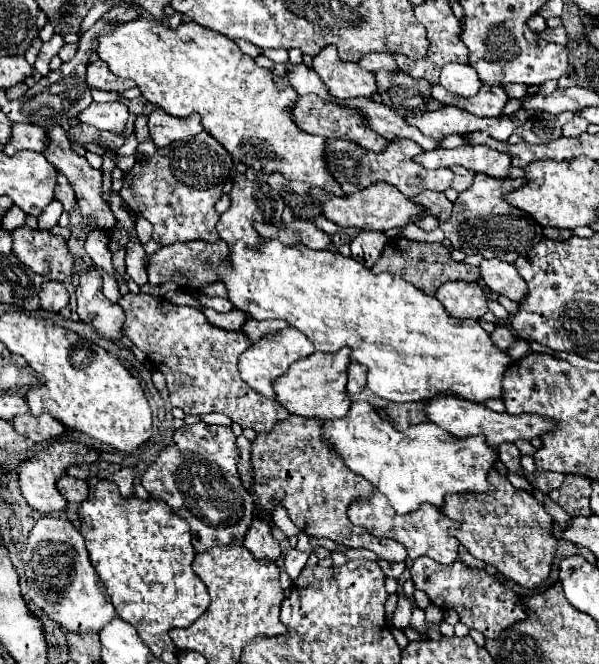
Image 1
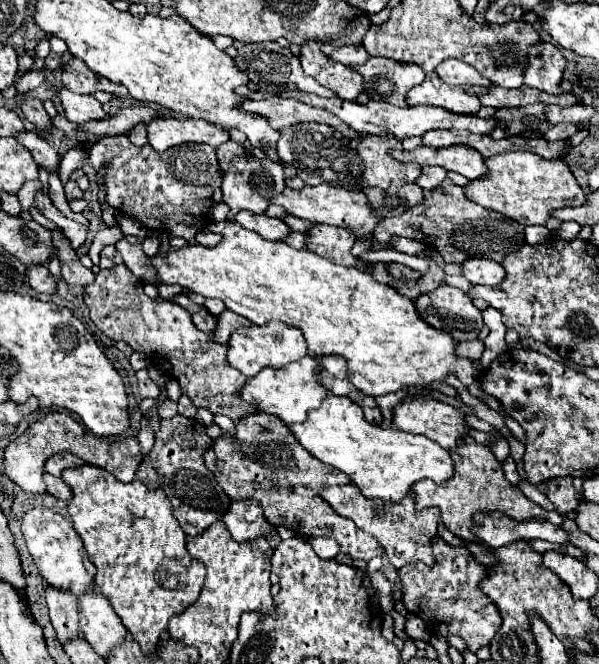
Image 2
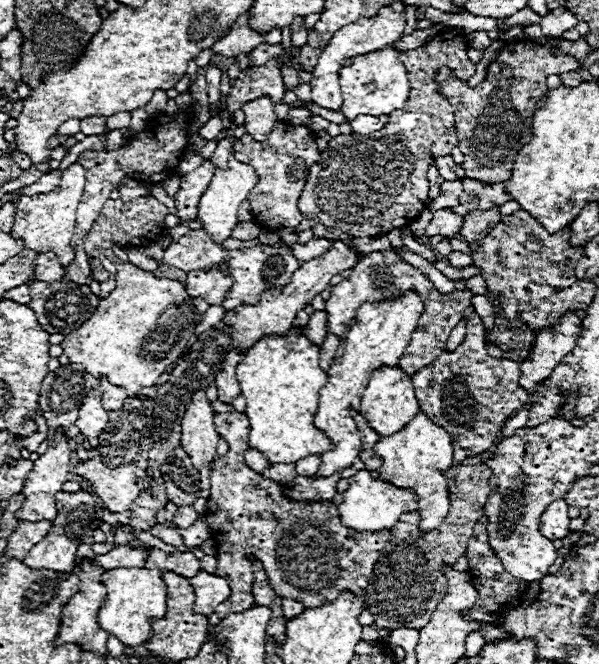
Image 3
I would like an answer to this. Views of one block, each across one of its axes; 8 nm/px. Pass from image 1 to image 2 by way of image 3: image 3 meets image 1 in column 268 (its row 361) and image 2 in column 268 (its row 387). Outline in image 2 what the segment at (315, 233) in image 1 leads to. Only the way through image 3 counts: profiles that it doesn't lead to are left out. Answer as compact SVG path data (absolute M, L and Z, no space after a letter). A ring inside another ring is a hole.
M248 210L238 212L236 214L236 222L242 224L244 228L248 228L248 230L258 232L266 240L286 240L290 234L294 234L294 230L284 220L270 218L266 214L258 216L258 214L252 214Z

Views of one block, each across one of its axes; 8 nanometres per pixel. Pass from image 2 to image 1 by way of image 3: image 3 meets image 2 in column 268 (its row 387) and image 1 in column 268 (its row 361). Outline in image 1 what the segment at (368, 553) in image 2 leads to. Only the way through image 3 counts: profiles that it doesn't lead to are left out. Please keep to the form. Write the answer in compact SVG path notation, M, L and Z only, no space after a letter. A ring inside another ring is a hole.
M290 416L284 422L278 422L270 434L258 434L256 442L252 444L252 466L254 466L254 492L256 492L256 504L264 508L266 512L272 512L274 504L282 502L282 506L288 510L290 520L308 536L324 536L338 544L344 544L348 548L368 548L376 552L380 558L388 562L404 562L408 558L406 548L400 542L388 540L388 538L376 538L366 528L354 526L346 510L354 500L370 500L374 496L374 486L366 482L366 478L358 478L348 466L338 458L332 450L328 450L326 442L322 442L322 426L324 420L320 418L302 418L302 416Z

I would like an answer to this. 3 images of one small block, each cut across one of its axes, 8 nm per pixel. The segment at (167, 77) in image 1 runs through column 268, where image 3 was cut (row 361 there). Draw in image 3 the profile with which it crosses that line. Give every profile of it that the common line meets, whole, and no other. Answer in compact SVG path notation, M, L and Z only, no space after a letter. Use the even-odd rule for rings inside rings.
M112 248L104 250L104 256L116 266L116 288L100 300L96 312L90 320L86 320L78 330L66 334L64 342L60 344L64 354L70 362L82 364L86 372L98 376L108 376L112 384L122 386L128 390L128 396L134 396L140 388L154 386L158 382L158 376L176 362L182 348L188 344L188 340L194 334L194 328L200 324L204 312L210 308L210 304L202 298L192 298L186 292L184 282L170 280L170 278L158 278L152 272L146 272L132 262L124 262L118 256L114 256Z

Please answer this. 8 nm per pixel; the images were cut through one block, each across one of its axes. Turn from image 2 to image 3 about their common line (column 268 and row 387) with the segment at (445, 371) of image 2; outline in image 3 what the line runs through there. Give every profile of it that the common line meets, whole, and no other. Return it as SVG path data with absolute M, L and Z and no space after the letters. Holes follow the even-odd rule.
M290 328L286 336L266 336L250 348L250 352L244 354L242 362L236 366L236 376L242 388L242 396L246 398L246 410L244 414L250 420L250 448L262 452L270 462L274 464L288 464L298 462L304 456L310 454L322 454L334 448L334 442L328 440L322 430L314 426L314 416L318 410L318 392L326 384L328 376L318 366L320 360L320 348L312 344L304 334L302 328Z

